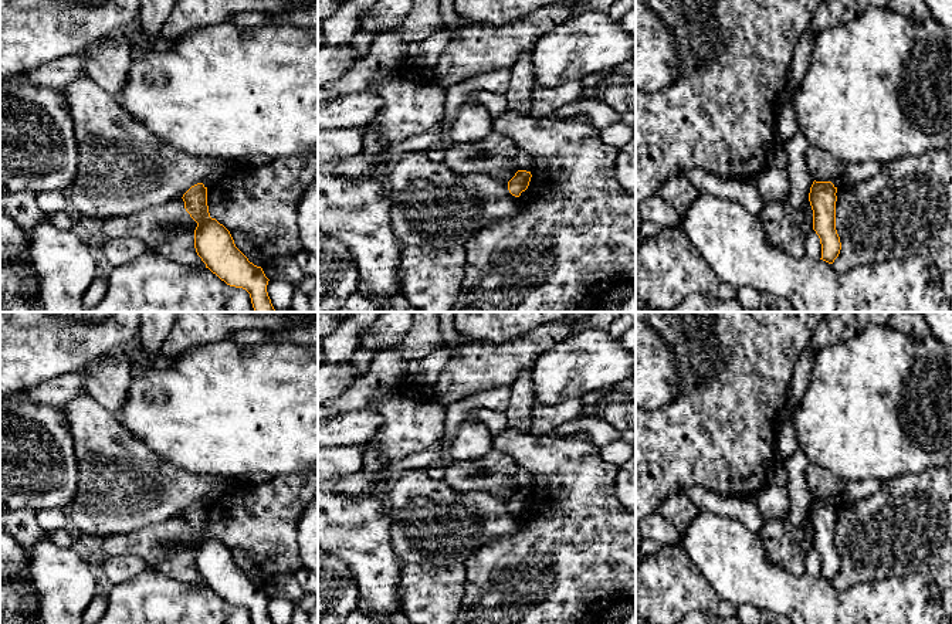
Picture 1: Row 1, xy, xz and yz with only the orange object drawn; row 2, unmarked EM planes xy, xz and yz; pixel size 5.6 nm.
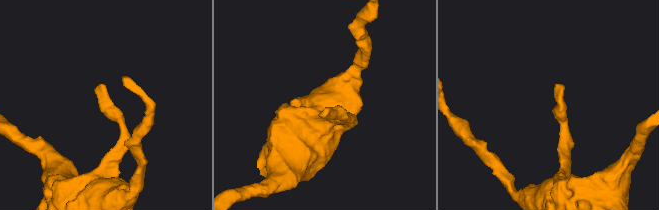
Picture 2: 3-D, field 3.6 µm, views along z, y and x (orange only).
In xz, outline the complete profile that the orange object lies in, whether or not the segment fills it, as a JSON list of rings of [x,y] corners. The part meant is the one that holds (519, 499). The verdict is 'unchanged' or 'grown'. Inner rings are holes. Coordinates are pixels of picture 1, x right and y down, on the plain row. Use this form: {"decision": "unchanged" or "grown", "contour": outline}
{"decision": "unchanged", "contour": [[[518,488],[515,494],[508,499],[508,508],[512,513],[519,515],[525,509],[531,499],[531,489]]]}

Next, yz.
{"decision": "unchanged", "contour": [[[813,499],[809,519],[813,528],[813,547],[820,556],[823,579],[833,581],[841,567],[836,547],[837,505],[831,499]]]}

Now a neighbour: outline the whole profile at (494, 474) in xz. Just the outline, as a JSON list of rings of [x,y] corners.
[[[491,450],[481,458],[458,461],[445,458],[444,482],[457,491],[482,492],[508,501],[518,489],[519,465],[504,451]]]

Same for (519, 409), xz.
[[[532,364],[522,370],[511,386],[511,400],[505,411],[508,425],[524,433],[531,433],[531,413],[533,404]]]

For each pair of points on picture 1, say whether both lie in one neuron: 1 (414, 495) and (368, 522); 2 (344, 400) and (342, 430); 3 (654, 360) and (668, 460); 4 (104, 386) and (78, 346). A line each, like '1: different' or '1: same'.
1: different
2: different
3: different
4: different

